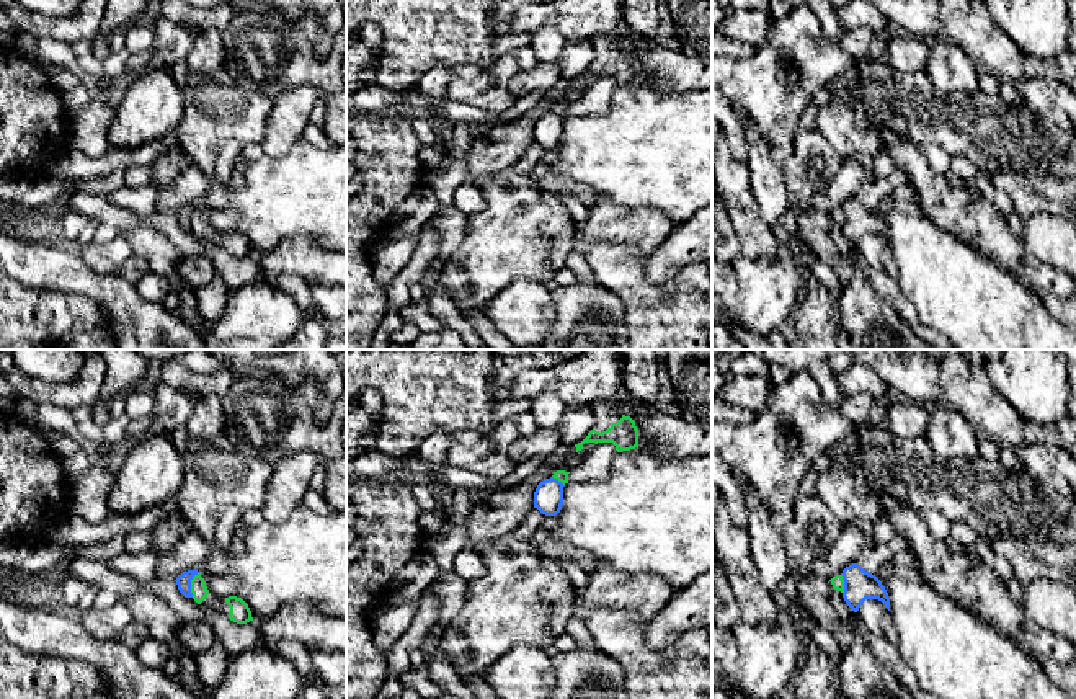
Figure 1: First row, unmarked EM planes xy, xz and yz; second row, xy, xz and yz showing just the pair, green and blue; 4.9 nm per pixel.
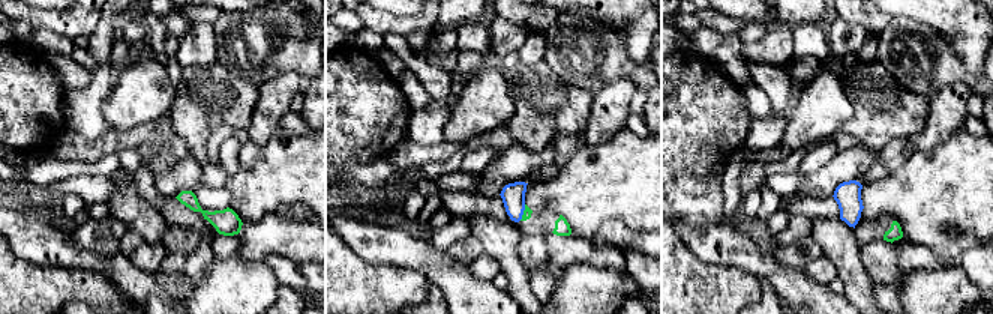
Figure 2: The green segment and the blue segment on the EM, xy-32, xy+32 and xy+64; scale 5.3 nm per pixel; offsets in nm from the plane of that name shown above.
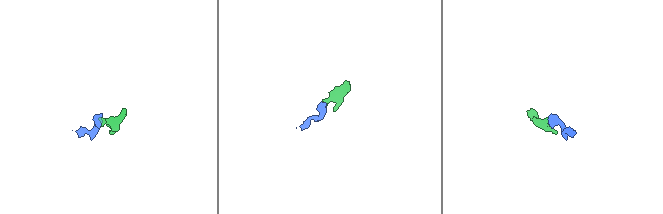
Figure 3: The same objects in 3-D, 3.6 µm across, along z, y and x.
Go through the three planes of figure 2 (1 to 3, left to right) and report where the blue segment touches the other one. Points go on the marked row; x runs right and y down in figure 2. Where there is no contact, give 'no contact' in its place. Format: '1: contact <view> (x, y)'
1: no contact
2: contact xy+32 (524, 212)
3: no contact

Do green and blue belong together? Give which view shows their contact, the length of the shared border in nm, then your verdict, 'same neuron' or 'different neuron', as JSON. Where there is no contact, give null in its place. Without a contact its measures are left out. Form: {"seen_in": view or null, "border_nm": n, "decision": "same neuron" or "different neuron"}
{"seen_in": "xy", "border_nm": 130, "decision": "different neuron"}

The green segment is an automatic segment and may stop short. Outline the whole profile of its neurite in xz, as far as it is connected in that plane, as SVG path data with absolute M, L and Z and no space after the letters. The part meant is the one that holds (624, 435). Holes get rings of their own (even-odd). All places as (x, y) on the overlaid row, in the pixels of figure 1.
M622 384L609 400L598 400L589 403L596 423L588 436L575 444L576 451L583 449L585 443L612 443L617 452L638 447L638 430L630 416L619 410L635 405L635 398Z

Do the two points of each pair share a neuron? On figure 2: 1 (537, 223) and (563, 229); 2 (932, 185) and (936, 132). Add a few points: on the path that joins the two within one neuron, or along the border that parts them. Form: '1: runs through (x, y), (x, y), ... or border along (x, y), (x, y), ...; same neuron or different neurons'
1: runs through (543, 223), (557, 224); same neuron
2: border along (963, 126), (942, 141), (912, 153); different neurons

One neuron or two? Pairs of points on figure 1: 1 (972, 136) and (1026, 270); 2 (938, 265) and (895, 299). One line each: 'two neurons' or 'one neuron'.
1: two neurons
2: two neurons

